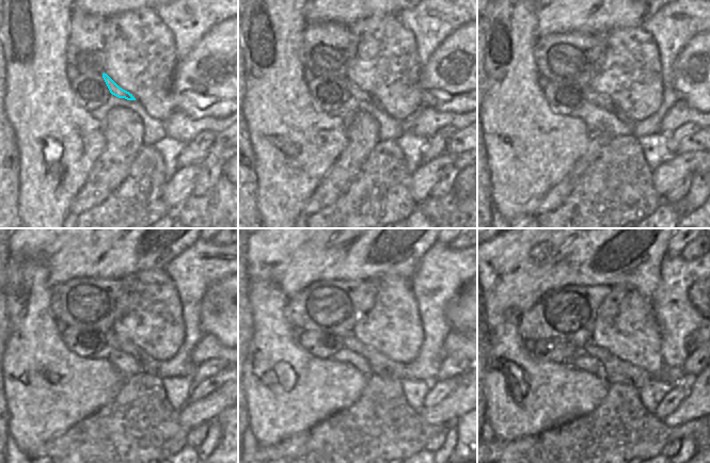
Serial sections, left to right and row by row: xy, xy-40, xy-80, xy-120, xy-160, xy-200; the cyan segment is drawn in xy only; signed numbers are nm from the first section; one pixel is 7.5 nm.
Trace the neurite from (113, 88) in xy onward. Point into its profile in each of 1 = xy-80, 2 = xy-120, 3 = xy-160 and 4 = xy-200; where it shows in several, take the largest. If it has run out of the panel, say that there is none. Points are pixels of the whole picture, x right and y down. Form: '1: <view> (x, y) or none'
1: xy-80 (593, 96)
2: xy-120 (148, 365)
3: xy-160 (380, 365)
4: xy-200 (616, 371)

